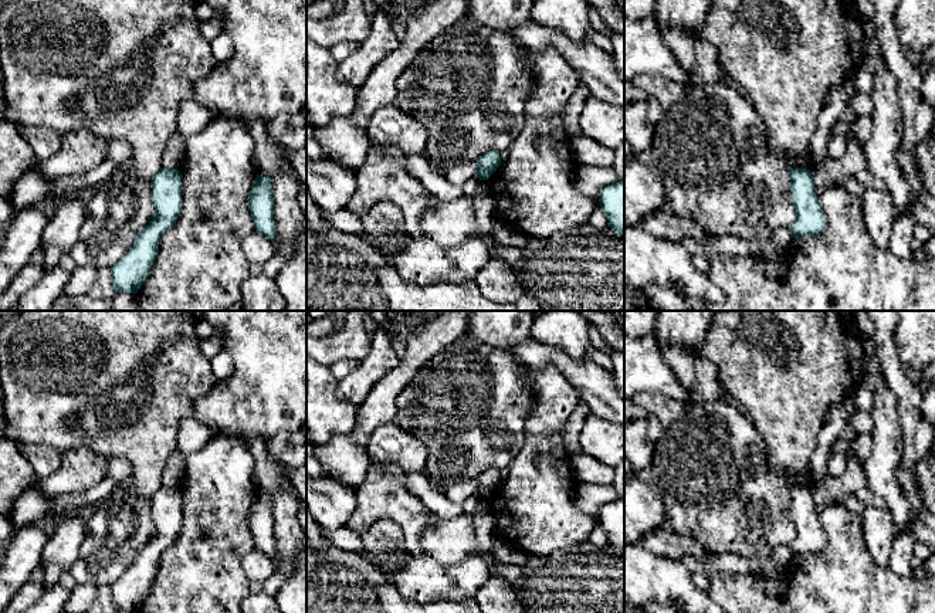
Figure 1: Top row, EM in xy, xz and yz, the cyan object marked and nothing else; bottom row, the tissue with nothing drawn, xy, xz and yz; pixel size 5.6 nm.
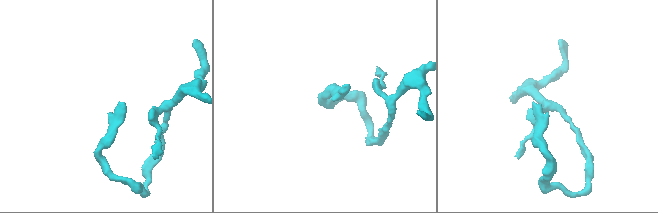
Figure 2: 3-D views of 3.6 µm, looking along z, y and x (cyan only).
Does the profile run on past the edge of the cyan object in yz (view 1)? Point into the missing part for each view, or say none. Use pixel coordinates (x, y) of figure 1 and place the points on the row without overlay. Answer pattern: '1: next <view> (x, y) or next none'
1: next none

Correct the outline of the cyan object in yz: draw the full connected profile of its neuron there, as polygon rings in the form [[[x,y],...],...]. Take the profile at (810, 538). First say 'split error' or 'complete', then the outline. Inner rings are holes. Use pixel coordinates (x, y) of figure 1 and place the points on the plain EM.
complete; [[[789,484],[790,512],[796,526],[796,538],[792,542],[793,556],[816,555],[823,551],[826,532],[823,531],[819,514],[814,509],[814,499],[810,487],[795,487]]]

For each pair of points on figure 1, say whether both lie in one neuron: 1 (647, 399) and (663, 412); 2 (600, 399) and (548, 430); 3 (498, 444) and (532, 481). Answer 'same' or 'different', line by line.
1: same
2: different
3: different

